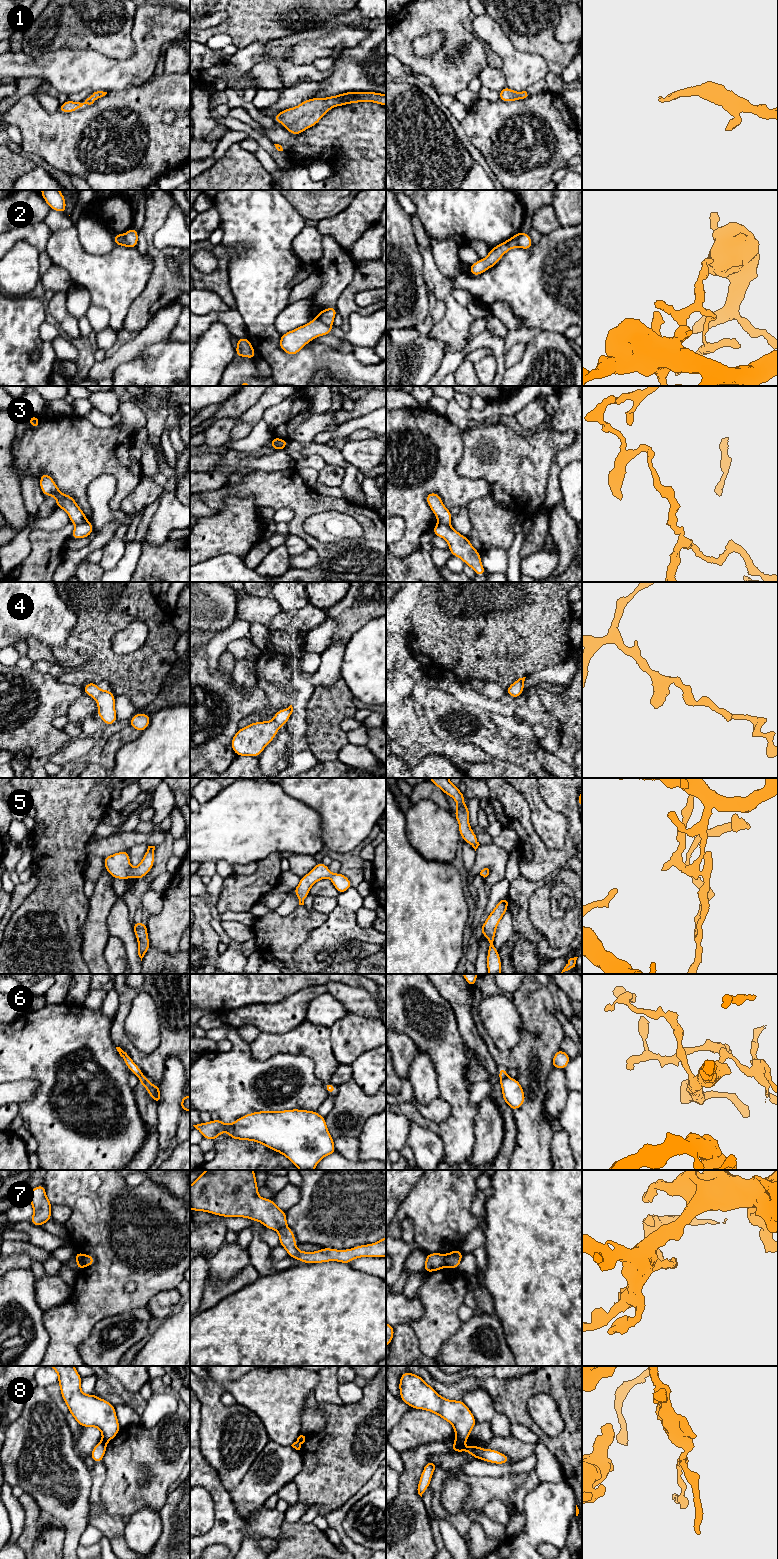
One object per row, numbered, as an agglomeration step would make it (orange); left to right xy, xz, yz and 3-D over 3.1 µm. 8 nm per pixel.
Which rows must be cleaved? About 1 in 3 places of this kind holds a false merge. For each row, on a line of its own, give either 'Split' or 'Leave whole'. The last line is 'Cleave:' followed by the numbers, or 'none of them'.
1: Leave whole
2: Split
3: Split
4: Leave whole
5: Leave whole
6: Leave whole
7: Split
8: Split
Cleave: 2, 3, 7, 8

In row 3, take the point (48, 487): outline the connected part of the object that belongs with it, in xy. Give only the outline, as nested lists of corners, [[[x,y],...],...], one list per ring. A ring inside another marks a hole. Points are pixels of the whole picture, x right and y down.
[[[43,473],[39,480],[40,488],[44,496],[54,496],[57,507],[68,513],[71,523],[79,525],[88,521],[84,512],[76,504],[75,499],[68,494],[62,494],[50,475]]]

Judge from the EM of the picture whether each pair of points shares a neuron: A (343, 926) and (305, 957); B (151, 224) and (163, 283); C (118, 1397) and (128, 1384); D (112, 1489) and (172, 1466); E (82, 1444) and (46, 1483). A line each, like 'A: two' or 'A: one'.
A: one
B: one
C: two
D: one
E: one

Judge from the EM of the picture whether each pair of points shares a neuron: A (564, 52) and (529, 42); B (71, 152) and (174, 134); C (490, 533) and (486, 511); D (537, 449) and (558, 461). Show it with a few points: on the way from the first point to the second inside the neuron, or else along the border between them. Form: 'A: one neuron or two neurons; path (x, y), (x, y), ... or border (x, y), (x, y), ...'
A: one neuron; path (555, 52), (543, 42), (538, 42)
B: one neuron; path (86, 123), (115, 105), (145, 116)
C: one neuron; path (490, 528), (490, 523), (486, 516)
D: two neurons; border (571, 444), (562, 448), (556, 454), (546, 480)

